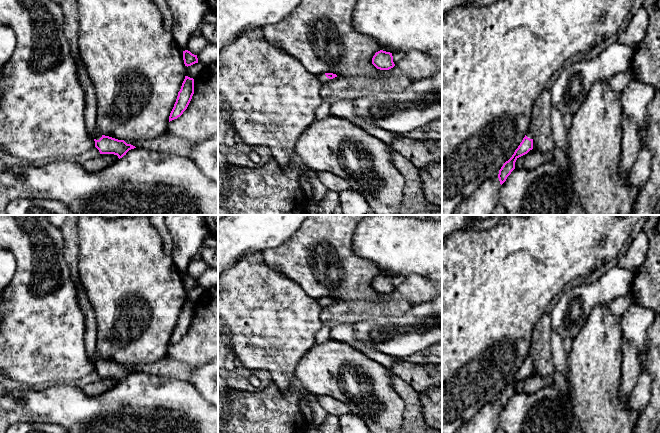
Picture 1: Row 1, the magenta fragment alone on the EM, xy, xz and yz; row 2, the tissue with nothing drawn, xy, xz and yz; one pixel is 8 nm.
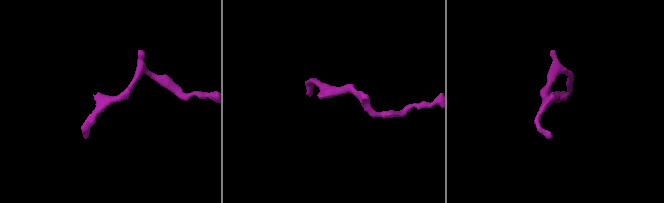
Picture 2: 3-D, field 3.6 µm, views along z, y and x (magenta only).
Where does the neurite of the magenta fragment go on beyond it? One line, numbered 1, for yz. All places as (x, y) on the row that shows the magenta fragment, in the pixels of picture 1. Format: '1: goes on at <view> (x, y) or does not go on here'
1: goes on at yz (529, 134)

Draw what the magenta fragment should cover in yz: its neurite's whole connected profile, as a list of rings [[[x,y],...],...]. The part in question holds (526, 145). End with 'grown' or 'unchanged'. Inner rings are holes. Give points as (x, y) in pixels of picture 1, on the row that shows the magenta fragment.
[[[529,130],[525,135],[525,137],[523,138],[522,142],[520,143],[520,145],[518,146],[518,148],[515,150],[512,157],[508,161],[506,161],[499,170],[498,178],[501,185],[506,181],[507,177],[515,169],[516,160],[519,157],[527,154],[532,149],[533,149],[533,136],[531,130]]] | grown

